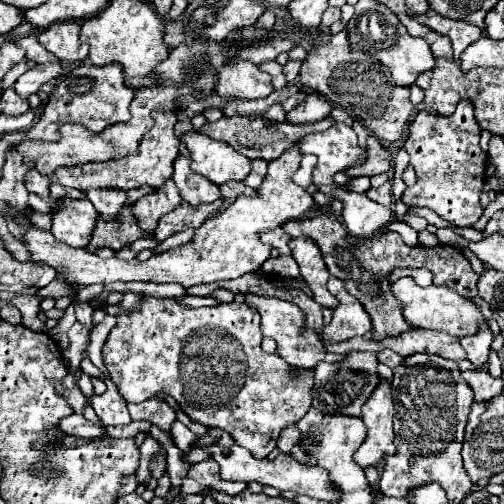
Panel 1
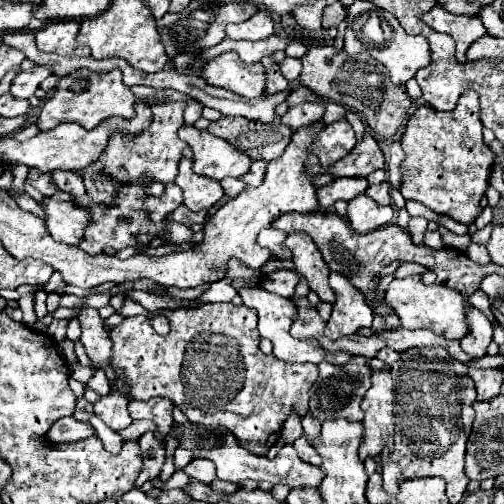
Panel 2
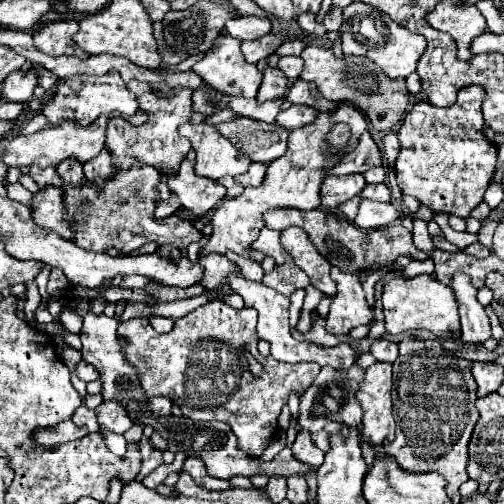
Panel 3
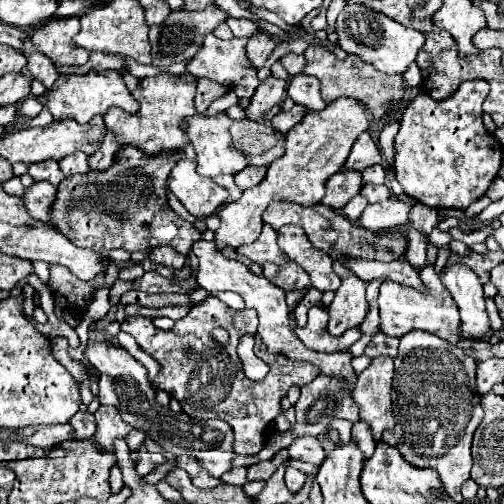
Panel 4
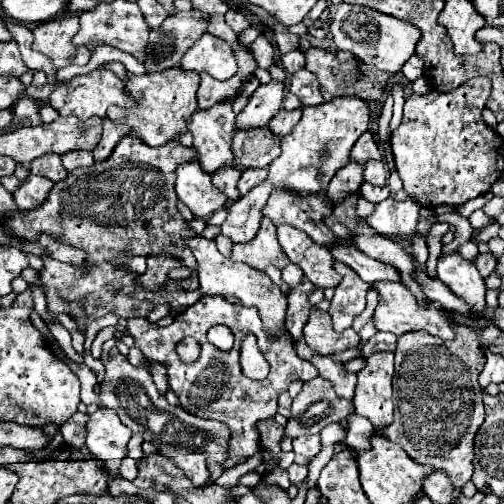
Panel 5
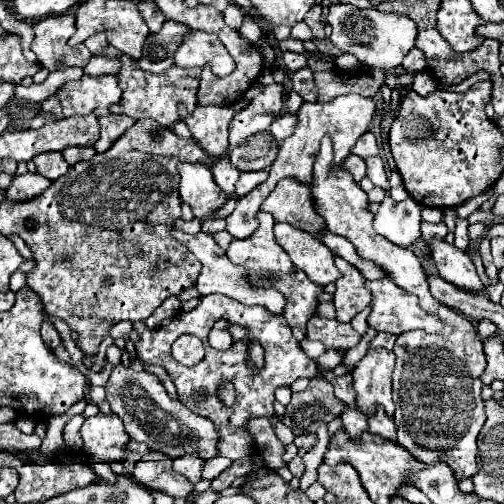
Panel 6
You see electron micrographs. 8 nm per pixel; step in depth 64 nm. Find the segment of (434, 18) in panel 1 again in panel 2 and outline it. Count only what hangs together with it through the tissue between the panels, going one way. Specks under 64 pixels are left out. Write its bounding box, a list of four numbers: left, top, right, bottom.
[424,4,486,62]

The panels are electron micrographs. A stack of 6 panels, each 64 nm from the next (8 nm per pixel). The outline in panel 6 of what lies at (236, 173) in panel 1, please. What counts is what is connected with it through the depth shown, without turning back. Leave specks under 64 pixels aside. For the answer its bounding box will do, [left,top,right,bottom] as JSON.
[184,106,234,156]

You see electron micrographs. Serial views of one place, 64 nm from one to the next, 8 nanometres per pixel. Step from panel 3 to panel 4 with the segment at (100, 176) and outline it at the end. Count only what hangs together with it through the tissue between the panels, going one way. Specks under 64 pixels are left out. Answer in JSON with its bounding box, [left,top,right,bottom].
[88,130,118,170]

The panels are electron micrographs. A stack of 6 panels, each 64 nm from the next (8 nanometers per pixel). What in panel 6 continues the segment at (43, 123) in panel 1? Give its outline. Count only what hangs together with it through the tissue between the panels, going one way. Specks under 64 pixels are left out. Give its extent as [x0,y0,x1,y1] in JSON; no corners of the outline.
[58,74,122,116]

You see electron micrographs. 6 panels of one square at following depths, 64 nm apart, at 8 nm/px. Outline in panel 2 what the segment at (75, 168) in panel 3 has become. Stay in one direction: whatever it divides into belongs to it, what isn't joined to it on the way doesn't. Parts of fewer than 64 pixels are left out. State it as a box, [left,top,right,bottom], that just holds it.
[52,170,86,196]

